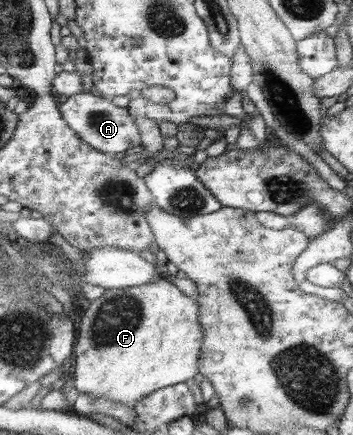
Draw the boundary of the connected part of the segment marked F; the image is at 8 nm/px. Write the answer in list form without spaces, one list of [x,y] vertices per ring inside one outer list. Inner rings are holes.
[[[167,276],[139,287],[105,291],[101,297],[92,301],[80,319],[71,371],[75,377],[75,389],[80,394],[105,396],[135,407],[141,398],[157,390],[193,379],[200,371],[199,359],[205,339],[199,309],[200,301],[187,297]]]

